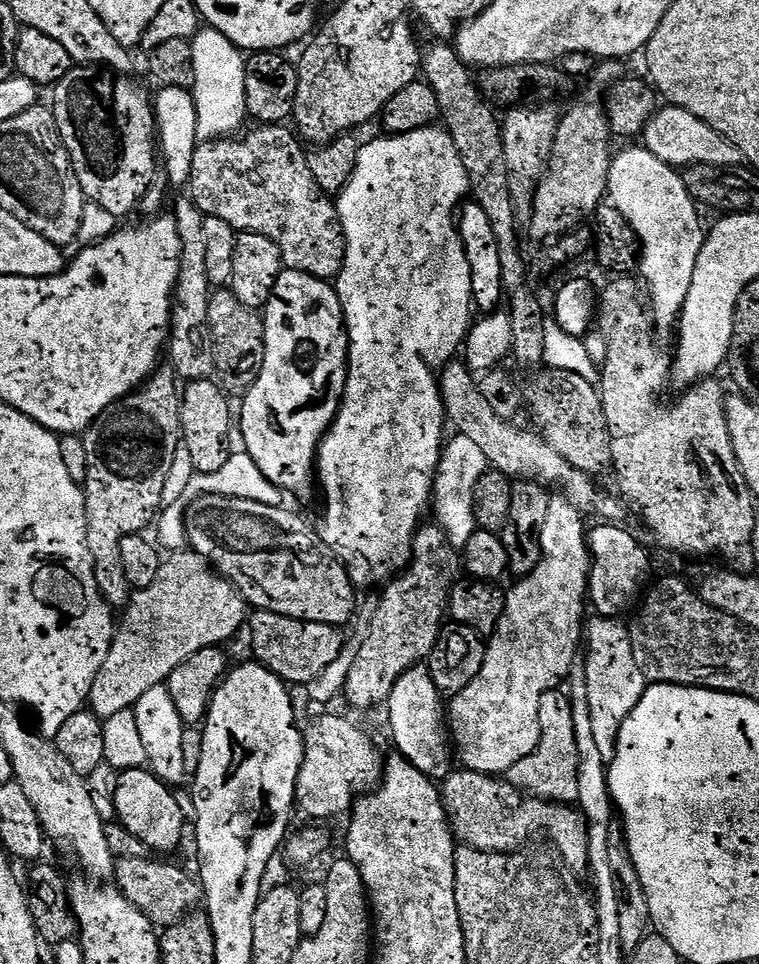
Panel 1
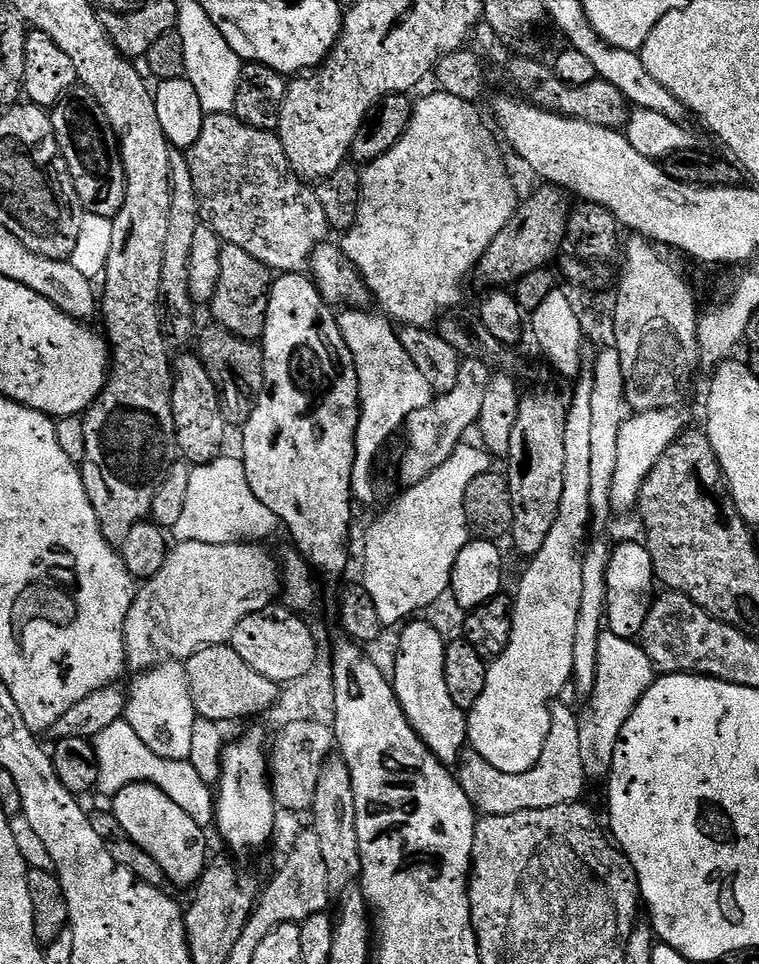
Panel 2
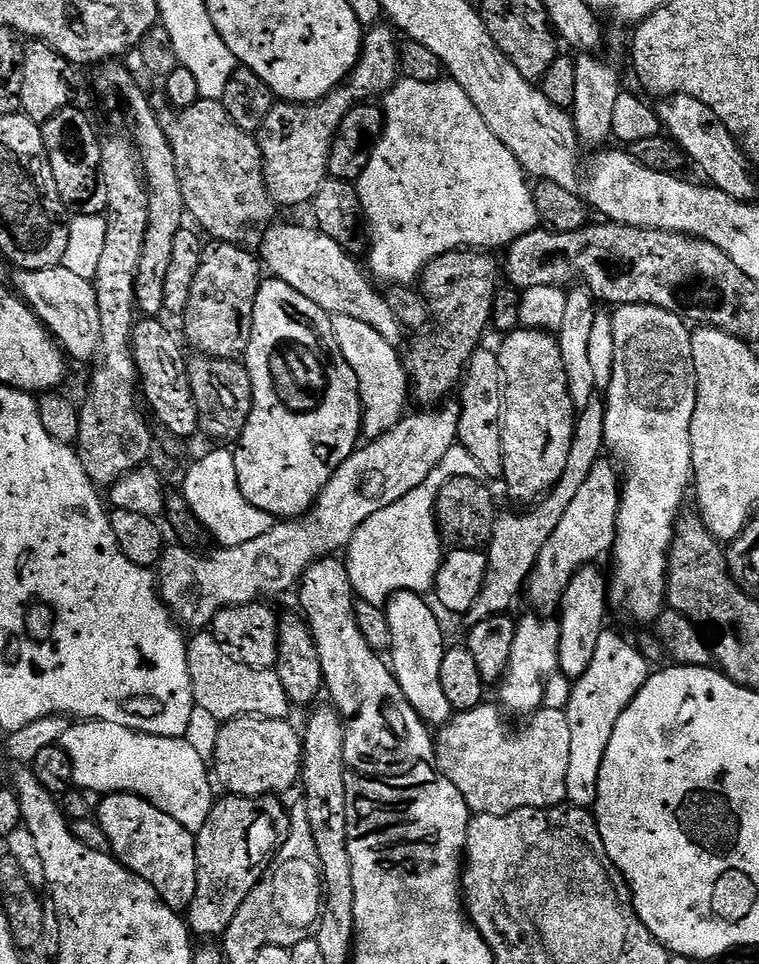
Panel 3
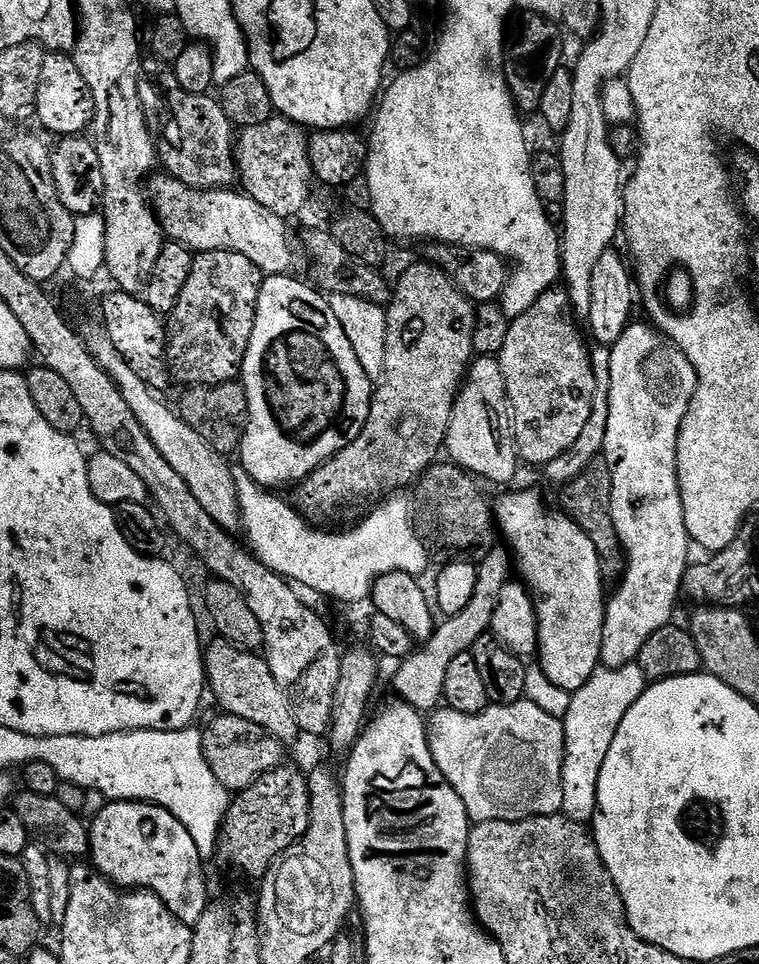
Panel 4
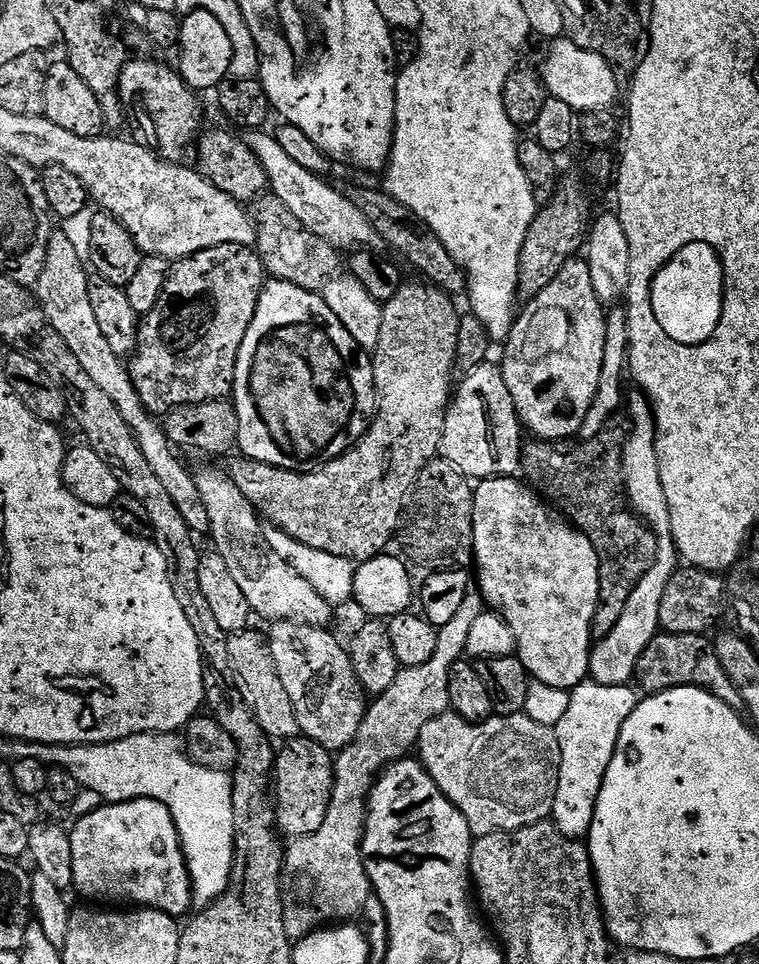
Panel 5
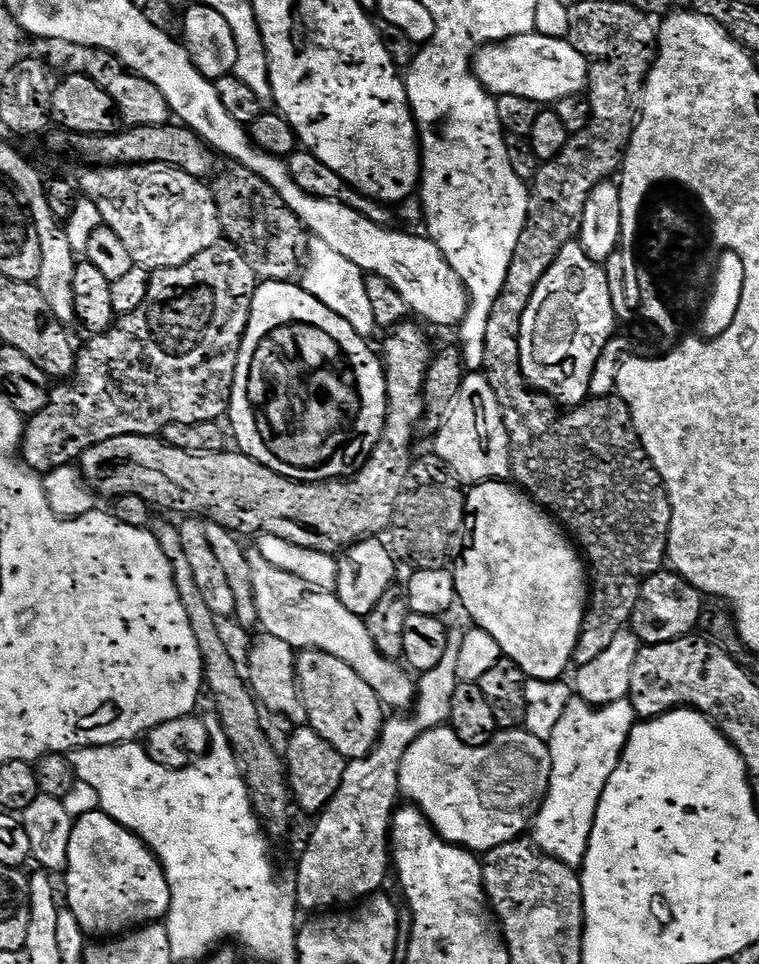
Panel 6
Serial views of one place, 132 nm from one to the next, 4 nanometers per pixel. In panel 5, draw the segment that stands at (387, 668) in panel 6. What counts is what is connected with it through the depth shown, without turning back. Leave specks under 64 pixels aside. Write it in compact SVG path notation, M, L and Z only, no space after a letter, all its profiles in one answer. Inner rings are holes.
M204 468L201 472L197 471L195 473L196 485L202 494L202 502L206 505L206 514L210 514L210 526L208 527L208 532L210 533L210 537L212 536L211 547L218 554L222 554L222 558L226 561L226 570L230 570L230 575L236 579L238 587L242 589L242 594L246 594L246 602L251 606L253 613L255 613L257 617L261 616L262 619L268 620L267 622L275 622L277 620L297 620L299 624L309 624L315 628L323 628L331 625L332 612L334 612L333 605L328 604L326 598L322 598L322 594L318 594L318 590L314 590L314 586L310 586L310 582L298 574L298 570L294 570L285 560L278 558L278 554L274 554L274 550L264 543L265 525L262 523L261 517L258 515L256 508L253 507L242 492L238 490L238 486L235 482L225 475L223 471L220 472L215 472L212 468Z

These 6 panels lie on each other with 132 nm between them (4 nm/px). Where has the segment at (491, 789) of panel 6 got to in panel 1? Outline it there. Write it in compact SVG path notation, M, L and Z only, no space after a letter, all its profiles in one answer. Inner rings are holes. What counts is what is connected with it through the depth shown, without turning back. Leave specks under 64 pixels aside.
M553 690L542 701L542 731L538 746L506 773L507 783L538 800L572 806L578 798L578 742L574 742L572 703L563 691Z

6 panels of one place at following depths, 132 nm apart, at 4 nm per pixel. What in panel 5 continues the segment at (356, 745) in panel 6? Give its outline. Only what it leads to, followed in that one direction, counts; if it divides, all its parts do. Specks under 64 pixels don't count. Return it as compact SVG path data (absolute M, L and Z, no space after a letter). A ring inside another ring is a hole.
M277 620L271 628L272 633L269 631L266 636L268 649L274 658L278 678L282 678L286 694L290 694L294 714L298 714L301 733L307 739L318 742L318 746L322 746L326 751L339 754L342 749L356 740L358 726L362 726L362 718L366 711L366 693L354 674L354 666L352 659L348 657L347 647L343 643L340 645L328 633L327 627L315 628L309 624L299 624L297 620Z

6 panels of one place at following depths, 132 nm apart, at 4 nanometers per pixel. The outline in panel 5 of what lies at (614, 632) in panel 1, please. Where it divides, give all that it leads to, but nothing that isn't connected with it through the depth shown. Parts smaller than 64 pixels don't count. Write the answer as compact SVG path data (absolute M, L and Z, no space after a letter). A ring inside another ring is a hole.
M589 678L571 689L571 694L566 718L562 718L555 728L560 743L560 773L550 820L562 834L571 840L580 840L587 837L588 831L592 829L598 794L602 790L606 770L610 770L610 758L614 758L626 718L634 714L638 692L628 684L602 686L597 680Z

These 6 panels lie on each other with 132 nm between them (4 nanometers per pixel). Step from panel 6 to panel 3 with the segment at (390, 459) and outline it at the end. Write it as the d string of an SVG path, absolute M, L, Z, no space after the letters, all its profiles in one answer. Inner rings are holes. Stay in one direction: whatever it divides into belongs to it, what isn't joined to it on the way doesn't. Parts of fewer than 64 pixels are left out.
M461 250L458 252L447 252L438 257L433 264L429 264L424 270L422 277L422 292L430 301L431 307L440 315L440 329L433 336L420 340L412 357L407 357L406 367L410 373L410 392L420 406L436 406L443 396L452 392L452 387L461 383L465 375L468 363L472 356L481 347L480 339L484 331L489 330L490 321L493 319L493 304L496 294L502 284L502 264L499 259L495 260L493 253L488 250Z

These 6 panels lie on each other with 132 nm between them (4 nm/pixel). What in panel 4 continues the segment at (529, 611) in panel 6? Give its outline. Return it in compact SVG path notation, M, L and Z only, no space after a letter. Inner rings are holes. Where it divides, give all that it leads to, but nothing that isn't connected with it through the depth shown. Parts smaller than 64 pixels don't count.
M508 492L500 501L494 504L494 520L498 525L499 535L502 537L503 543L506 545L511 559L514 561L515 571L520 571L519 579L523 581L529 592L532 593L536 602L536 617L538 618L538 638L540 646L538 649L538 667L544 671L546 678L550 678L550 682L554 682L554 686L562 686L562 690L567 692L576 692L582 686L586 686L586 682L595 674L600 664L600 651L602 650L602 630L604 629L604 613L606 611L606 592L604 596L604 587L606 581L600 563L598 562L598 550L594 550L594 542L590 542L590 538L580 527L574 523L570 517L563 511L551 512L544 505L544 500L536 492Z

